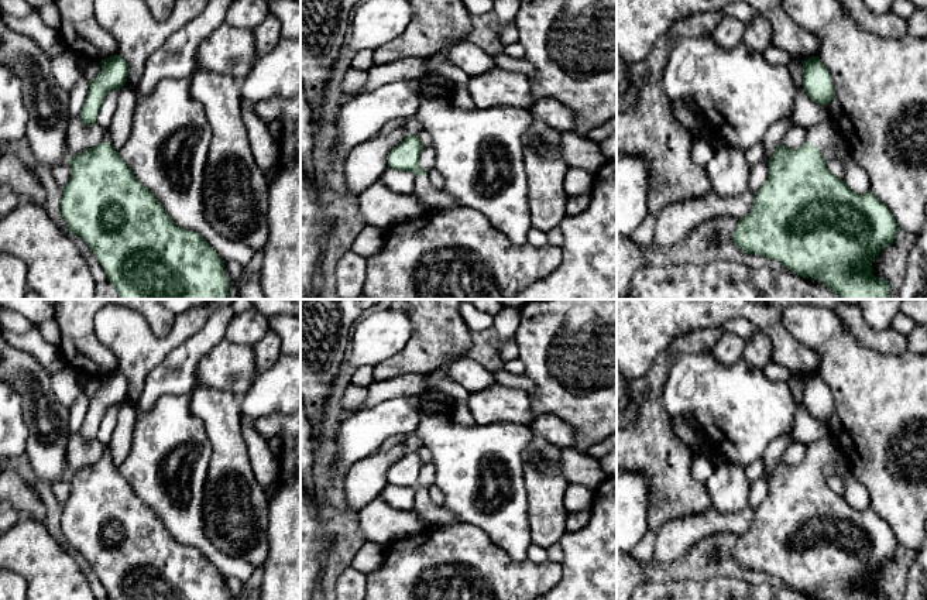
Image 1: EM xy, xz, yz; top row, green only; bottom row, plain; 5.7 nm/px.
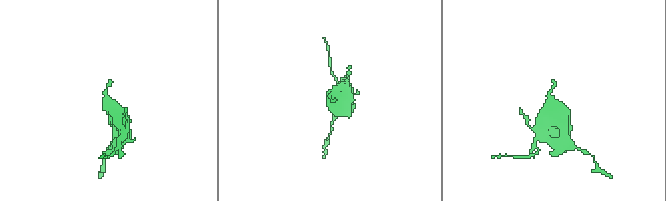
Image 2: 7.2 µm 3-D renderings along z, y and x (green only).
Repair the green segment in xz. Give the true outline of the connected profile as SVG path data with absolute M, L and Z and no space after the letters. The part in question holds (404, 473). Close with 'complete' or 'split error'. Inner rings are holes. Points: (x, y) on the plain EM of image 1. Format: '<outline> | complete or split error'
M406 452L405 456L388 470L388 484L412 487L416 491L413 511L416 511L426 524L433 522L436 527L442 527L459 522L444 505L435 505L428 494L428 488L418 483L422 464L418 452Z | split error

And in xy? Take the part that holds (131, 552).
M109 445L102 459L69 474L69 480L71 494L63 504L61 531L69 549L79 552L90 563L107 597L111 600L229 600L222 573L200 551L179 544L168 532L162 521L120 474L120 469L113 464Z | split error

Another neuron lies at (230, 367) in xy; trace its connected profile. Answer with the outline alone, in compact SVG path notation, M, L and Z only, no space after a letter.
M223 339L196 366L196 383L243 398L258 371L253 346Z

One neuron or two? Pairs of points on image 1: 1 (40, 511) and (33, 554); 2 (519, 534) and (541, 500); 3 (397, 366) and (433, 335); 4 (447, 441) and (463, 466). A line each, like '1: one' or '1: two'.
1: two
2: two
3: one
4: one

